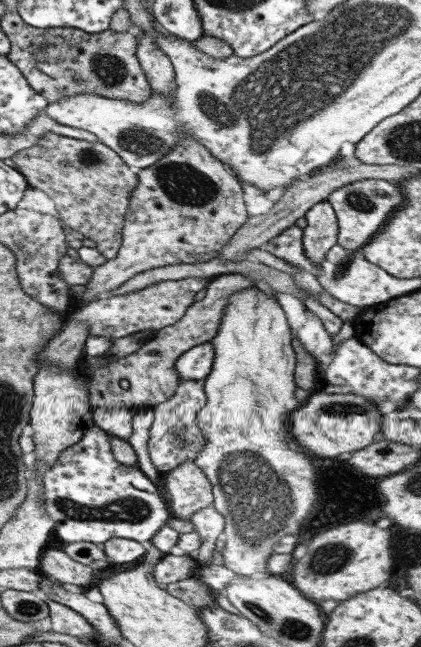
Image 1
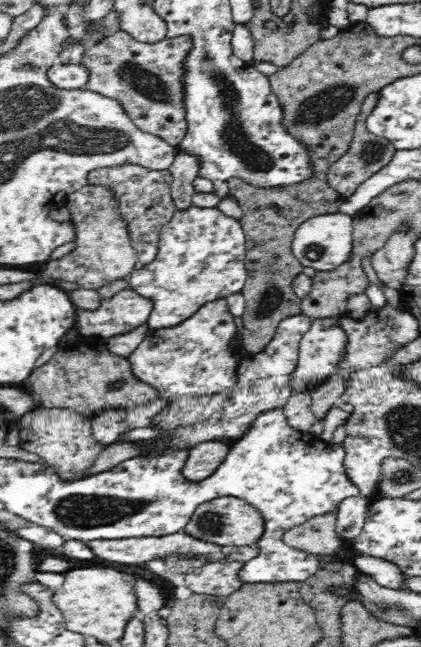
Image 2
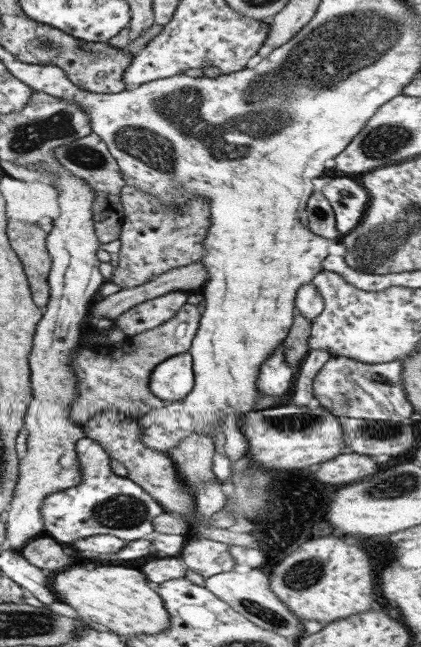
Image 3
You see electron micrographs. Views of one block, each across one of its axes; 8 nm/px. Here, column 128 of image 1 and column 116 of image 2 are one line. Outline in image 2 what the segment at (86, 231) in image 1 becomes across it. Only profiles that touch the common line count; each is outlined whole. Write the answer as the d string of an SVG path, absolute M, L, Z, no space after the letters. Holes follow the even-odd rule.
M140 165L99 168L89 174L89 184L101 184L115 194L119 214L127 223L128 238L139 256L136 269L141 269L156 258L161 230L178 210L170 188L172 179L169 170L148 170Z

